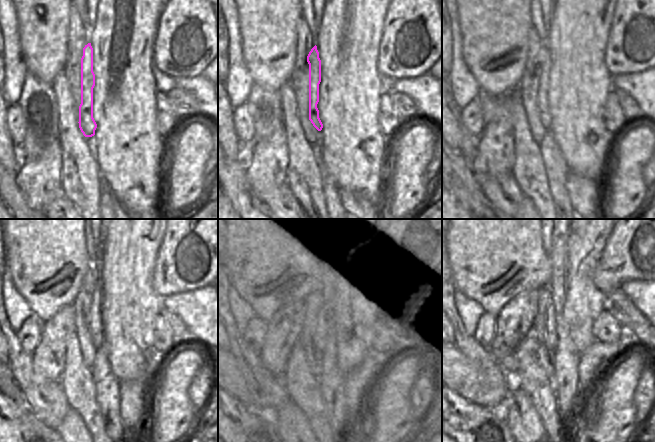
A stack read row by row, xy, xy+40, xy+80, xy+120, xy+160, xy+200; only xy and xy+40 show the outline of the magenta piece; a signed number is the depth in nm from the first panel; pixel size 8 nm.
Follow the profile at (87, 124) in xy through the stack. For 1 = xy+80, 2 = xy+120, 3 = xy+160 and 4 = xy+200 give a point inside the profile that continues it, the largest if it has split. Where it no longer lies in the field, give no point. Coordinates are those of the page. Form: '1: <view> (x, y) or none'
1: xy+80 (543, 57)
2: xy+120 (95, 325)
3: xy+160 (319, 339)
4: xy+200 (549, 338)

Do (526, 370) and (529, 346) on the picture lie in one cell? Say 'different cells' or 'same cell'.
different cells

